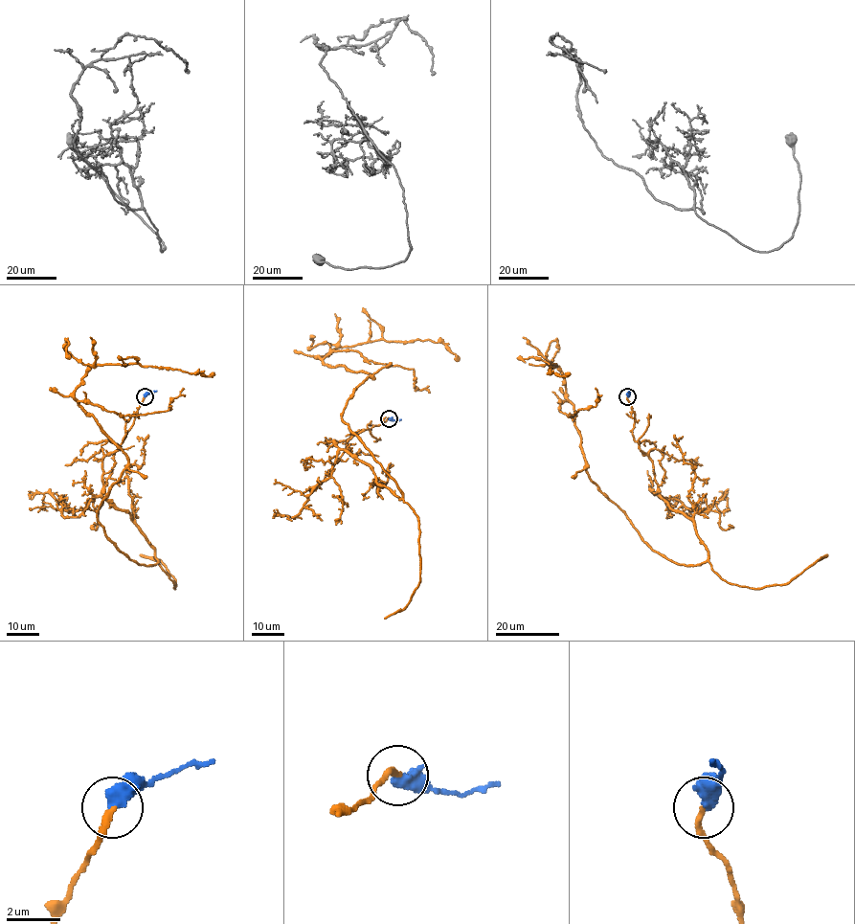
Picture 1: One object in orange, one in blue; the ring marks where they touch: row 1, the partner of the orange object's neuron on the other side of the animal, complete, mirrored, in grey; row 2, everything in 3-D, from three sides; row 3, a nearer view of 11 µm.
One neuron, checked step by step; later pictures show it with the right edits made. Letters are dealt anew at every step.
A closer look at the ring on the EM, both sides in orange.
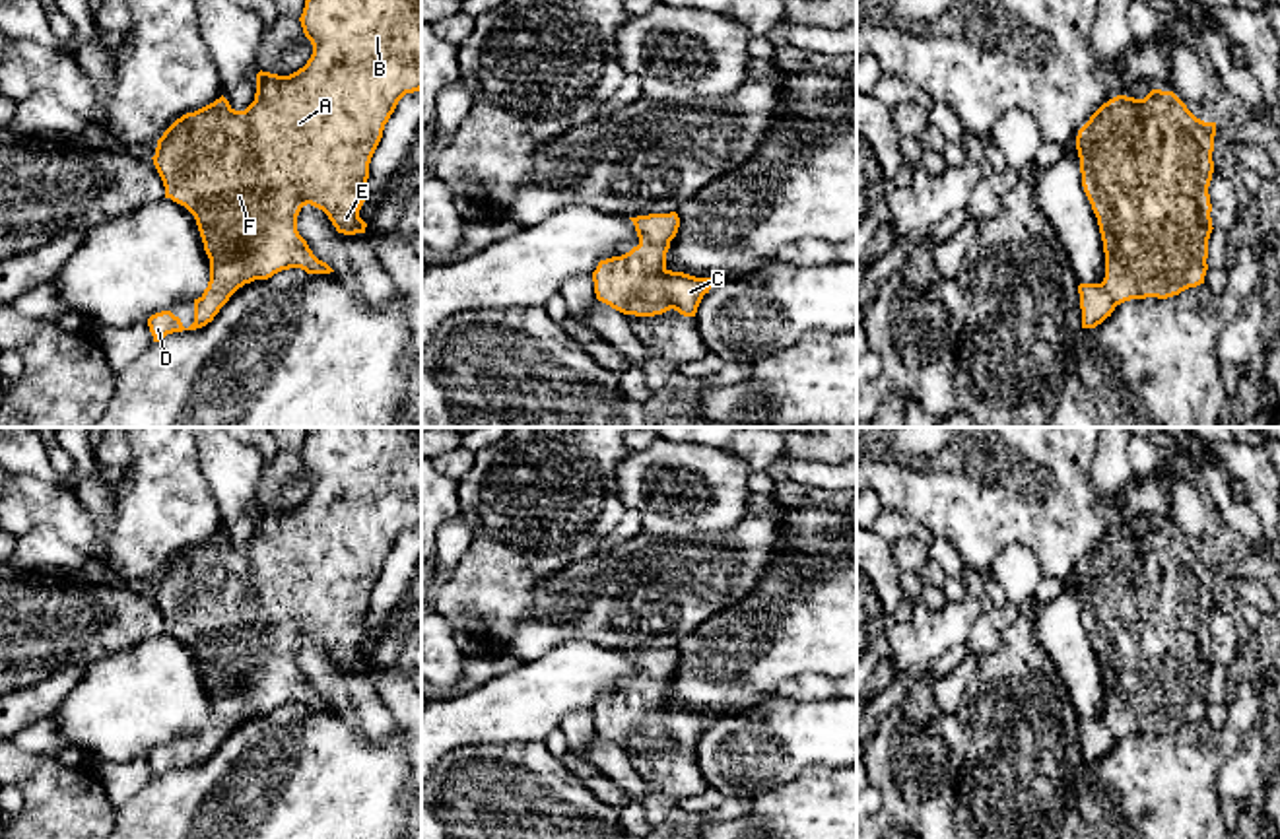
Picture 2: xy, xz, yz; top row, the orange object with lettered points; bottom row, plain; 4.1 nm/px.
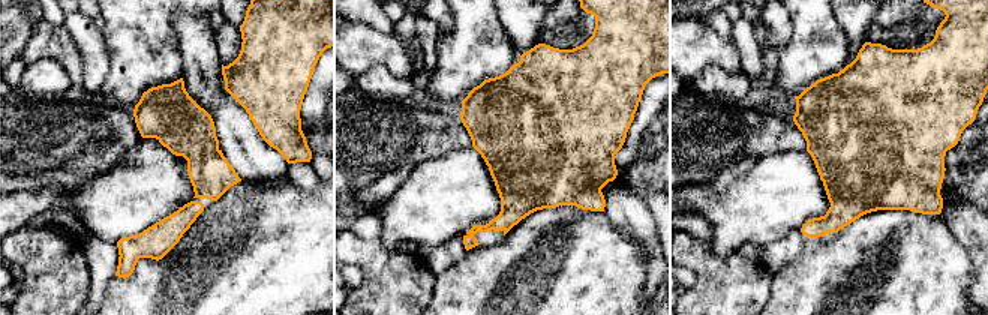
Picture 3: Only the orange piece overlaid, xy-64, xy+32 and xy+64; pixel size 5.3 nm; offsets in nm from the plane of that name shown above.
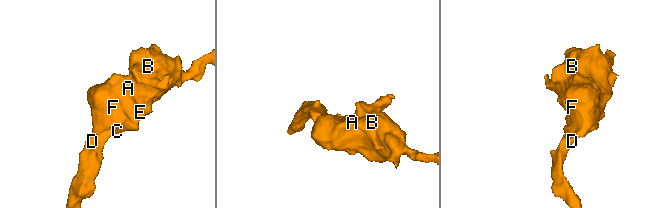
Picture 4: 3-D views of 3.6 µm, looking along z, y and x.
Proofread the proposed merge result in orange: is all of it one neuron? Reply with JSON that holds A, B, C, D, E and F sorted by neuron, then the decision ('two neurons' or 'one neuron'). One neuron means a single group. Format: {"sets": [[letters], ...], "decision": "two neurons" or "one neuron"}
{"sets": [["A", "B", "C", "D", "E", "F"]], "decision": "one neuron"}

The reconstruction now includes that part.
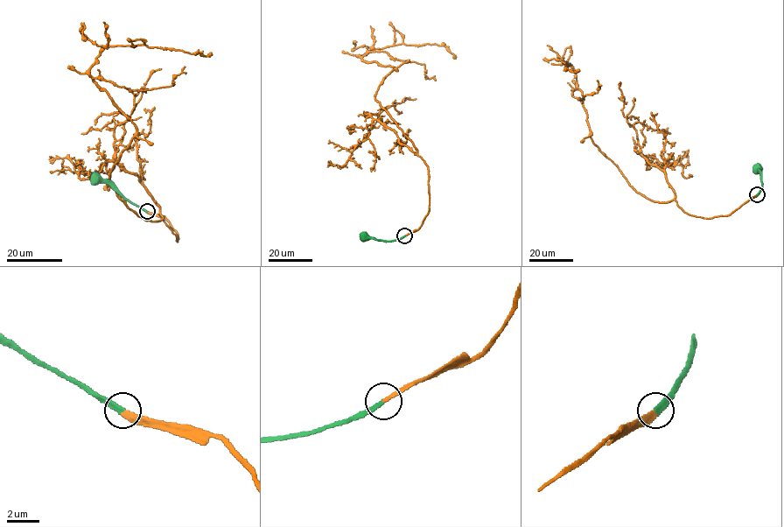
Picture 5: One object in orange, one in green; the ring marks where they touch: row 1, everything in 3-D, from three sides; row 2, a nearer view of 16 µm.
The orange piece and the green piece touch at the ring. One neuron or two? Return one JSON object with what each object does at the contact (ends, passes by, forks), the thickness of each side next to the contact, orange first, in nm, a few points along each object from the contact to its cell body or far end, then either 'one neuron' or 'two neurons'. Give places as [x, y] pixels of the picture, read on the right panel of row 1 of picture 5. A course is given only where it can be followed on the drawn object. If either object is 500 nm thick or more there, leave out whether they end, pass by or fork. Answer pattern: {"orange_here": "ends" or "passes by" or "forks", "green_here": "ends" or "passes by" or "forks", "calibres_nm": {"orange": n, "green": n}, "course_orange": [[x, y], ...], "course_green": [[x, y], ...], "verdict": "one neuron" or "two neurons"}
{"orange_here": "ends", "green_here": "ends", "calibres_nm": {"orange": 300, "green": 280}, "course_orange": [[757, 194], [710, 218], [638, 193], [593, 142], [576, 73], [564, 63], [579, 70]], "course_green": [[757, 194], [762, 186], [757, 169]], "verdict": "one neuron"}

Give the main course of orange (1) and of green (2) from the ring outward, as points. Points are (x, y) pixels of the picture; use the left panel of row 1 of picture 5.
1: (147, 211), (178, 241), (163, 217), (129, 209), (109, 179), (136, 126), (88, 68), (104, 47), (211, 53)
2: (146, 211), (96, 179)

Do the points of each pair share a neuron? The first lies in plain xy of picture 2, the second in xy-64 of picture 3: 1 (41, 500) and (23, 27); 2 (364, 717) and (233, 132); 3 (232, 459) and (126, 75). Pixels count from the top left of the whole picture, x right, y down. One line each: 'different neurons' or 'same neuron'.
1: different neurons
2: same neuron
3: different neurons

